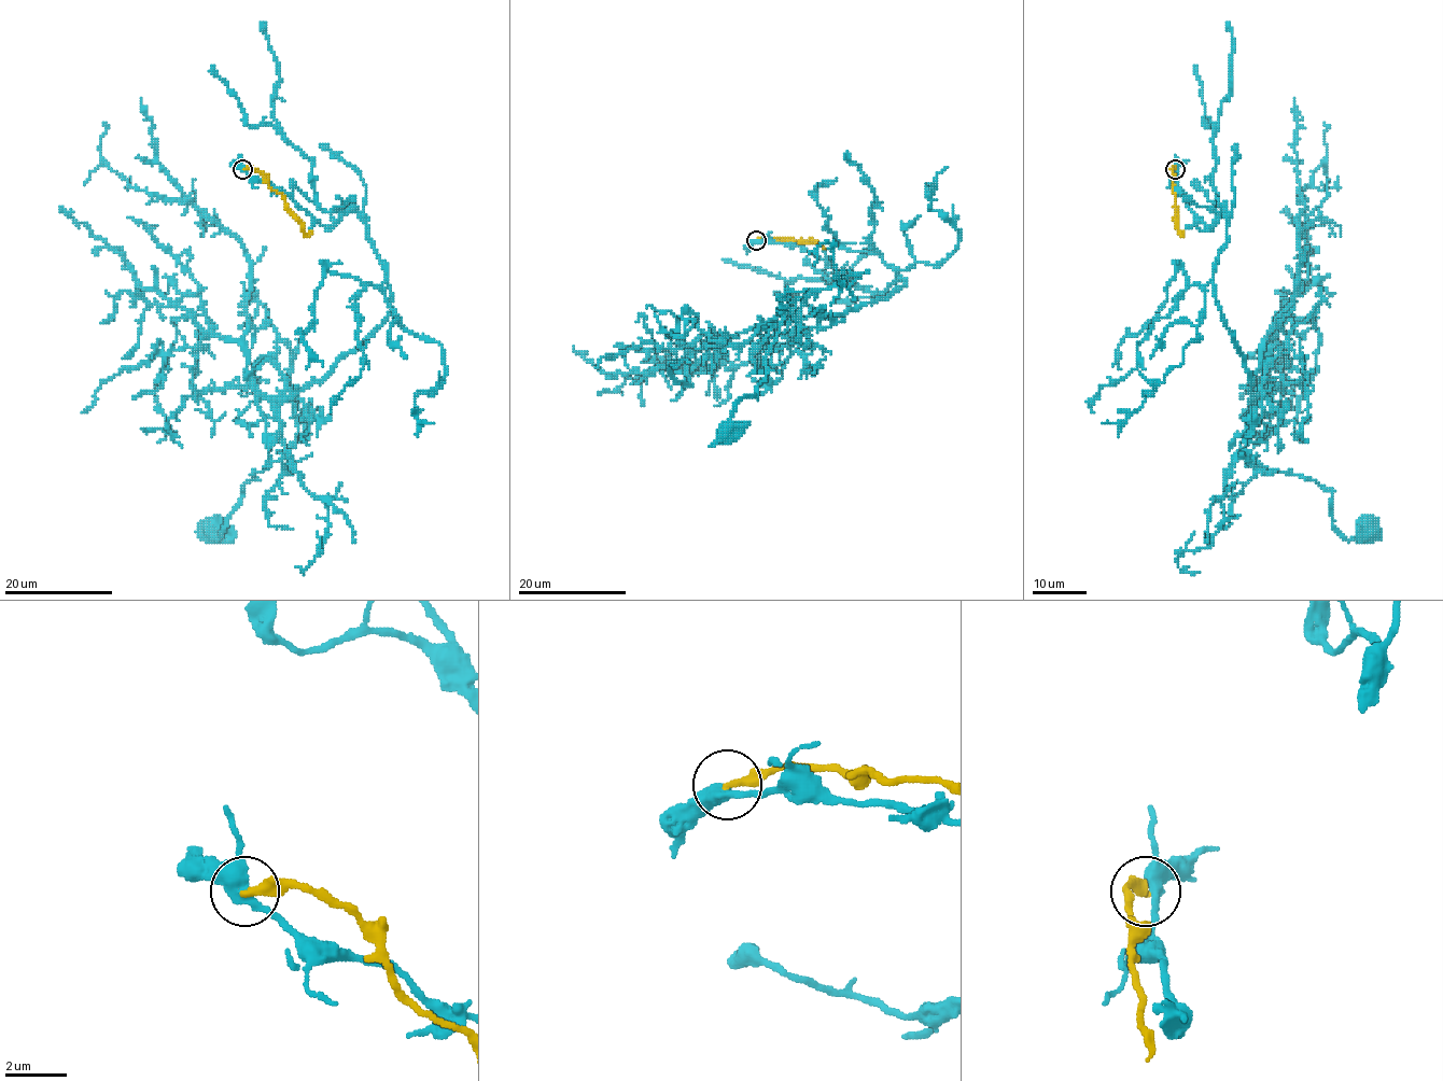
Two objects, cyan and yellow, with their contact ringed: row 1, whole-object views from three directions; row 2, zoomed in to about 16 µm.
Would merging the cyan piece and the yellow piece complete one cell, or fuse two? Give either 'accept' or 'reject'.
reject

